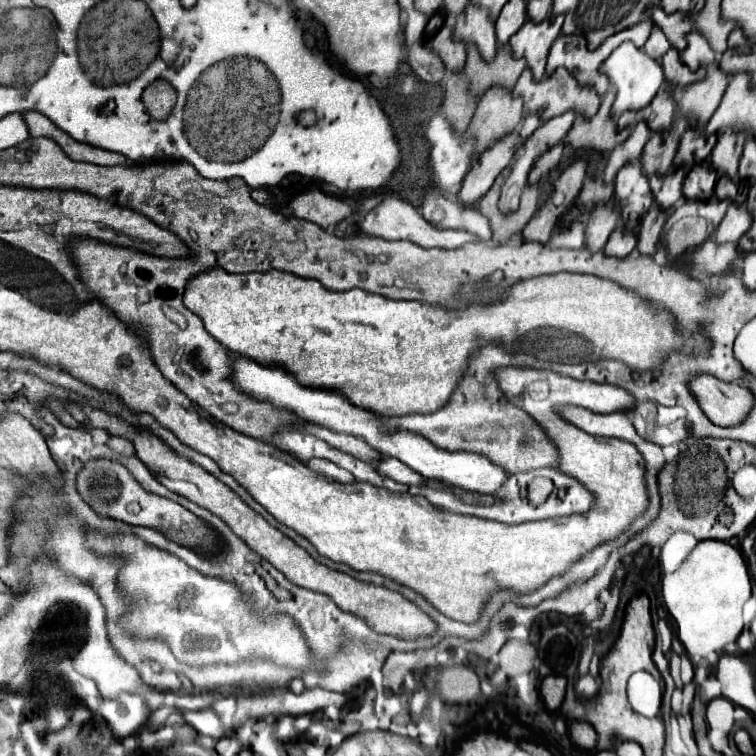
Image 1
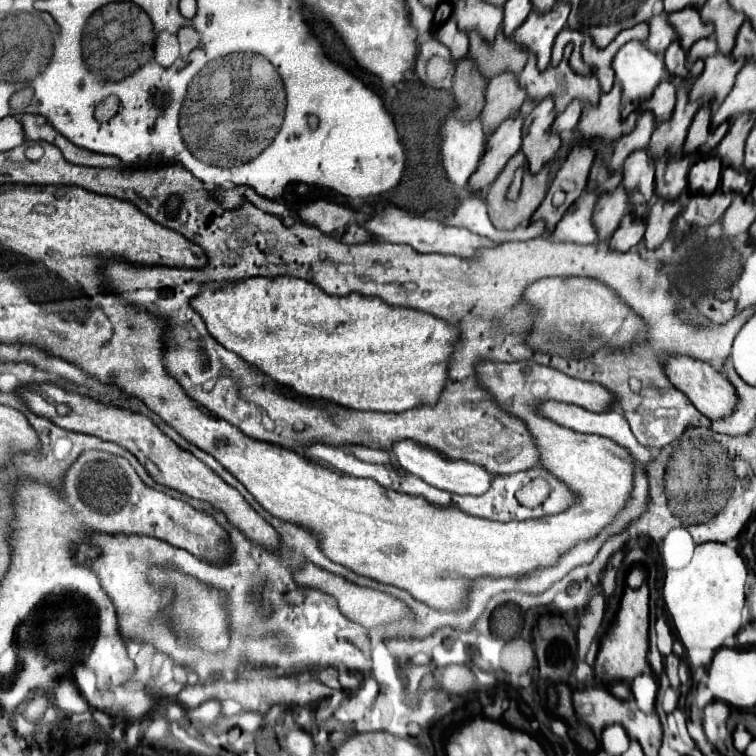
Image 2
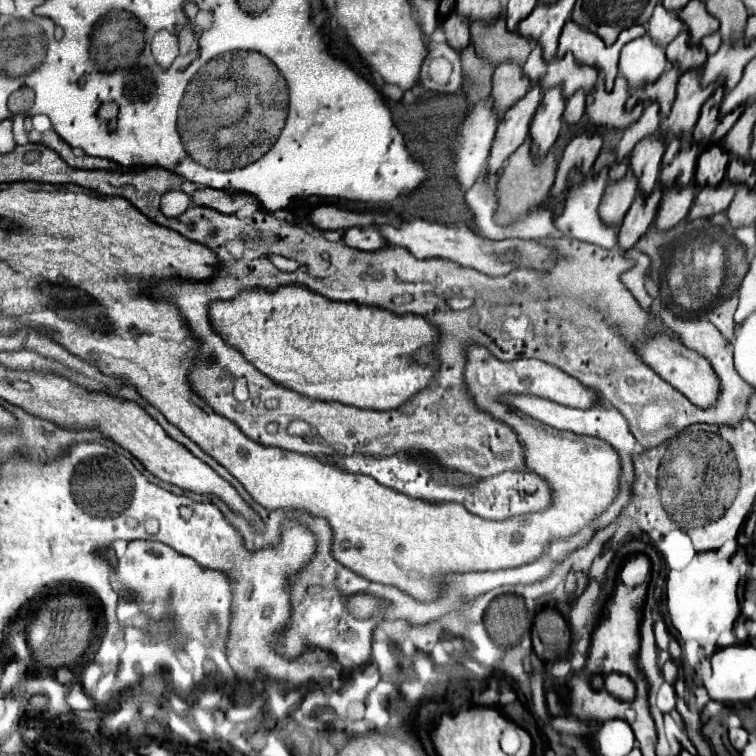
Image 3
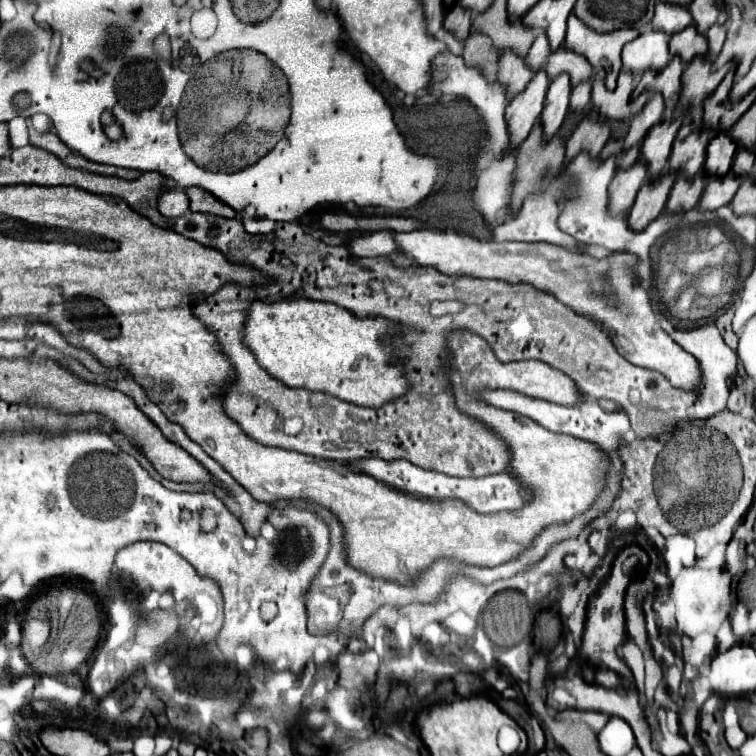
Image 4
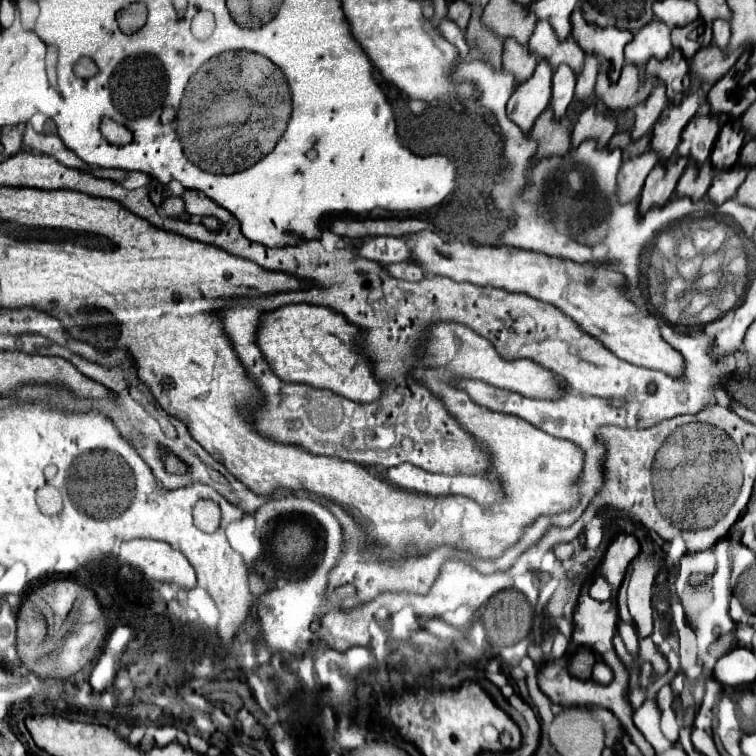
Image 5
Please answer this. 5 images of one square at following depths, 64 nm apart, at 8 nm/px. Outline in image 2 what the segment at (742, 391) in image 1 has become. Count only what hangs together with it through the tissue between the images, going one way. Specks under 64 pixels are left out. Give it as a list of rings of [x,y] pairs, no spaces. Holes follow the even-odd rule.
[[[666,356],[664,358],[664,374],[668,376],[668,380],[688,396],[688,400],[710,420],[718,420],[724,418],[732,412],[734,402],[736,402],[736,392],[732,388],[732,384],[726,380],[726,376],[718,370],[714,370],[708,362],[696,360],[692,356]]]

